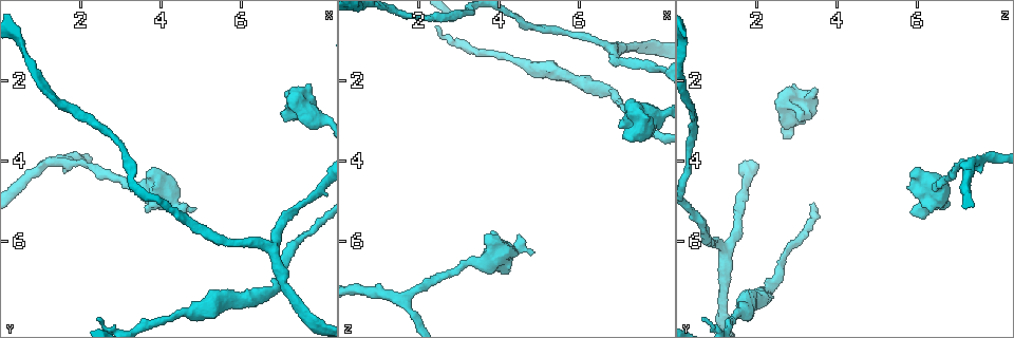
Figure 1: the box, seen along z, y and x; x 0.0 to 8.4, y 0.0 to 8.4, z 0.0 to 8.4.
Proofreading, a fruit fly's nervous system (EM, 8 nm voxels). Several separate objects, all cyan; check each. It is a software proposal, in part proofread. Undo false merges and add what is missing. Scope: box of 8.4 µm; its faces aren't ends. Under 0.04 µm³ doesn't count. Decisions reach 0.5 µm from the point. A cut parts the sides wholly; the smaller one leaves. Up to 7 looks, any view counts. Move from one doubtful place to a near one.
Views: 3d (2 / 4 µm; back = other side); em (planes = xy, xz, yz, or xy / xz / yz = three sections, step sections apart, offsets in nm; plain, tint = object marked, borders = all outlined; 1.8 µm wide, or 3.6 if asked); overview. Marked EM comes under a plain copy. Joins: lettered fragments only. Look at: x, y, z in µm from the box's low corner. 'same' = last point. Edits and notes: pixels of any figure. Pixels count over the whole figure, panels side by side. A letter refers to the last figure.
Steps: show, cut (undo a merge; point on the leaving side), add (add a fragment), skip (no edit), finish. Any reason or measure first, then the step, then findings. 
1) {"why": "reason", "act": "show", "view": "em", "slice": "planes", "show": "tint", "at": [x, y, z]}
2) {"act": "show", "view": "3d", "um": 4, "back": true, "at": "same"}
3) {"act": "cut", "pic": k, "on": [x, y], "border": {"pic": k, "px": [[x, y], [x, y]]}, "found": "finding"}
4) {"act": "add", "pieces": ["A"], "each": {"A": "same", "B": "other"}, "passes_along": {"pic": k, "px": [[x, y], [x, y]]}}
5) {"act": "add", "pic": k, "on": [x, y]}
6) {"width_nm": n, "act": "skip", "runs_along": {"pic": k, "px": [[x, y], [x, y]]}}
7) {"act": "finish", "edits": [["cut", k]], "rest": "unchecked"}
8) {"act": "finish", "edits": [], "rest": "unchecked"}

{"why": "an open end", "act": "show", "view": "em", "slice": "yz", "step": 8, "show": "borders", "at": [2.45, 7.90, 0.70]}

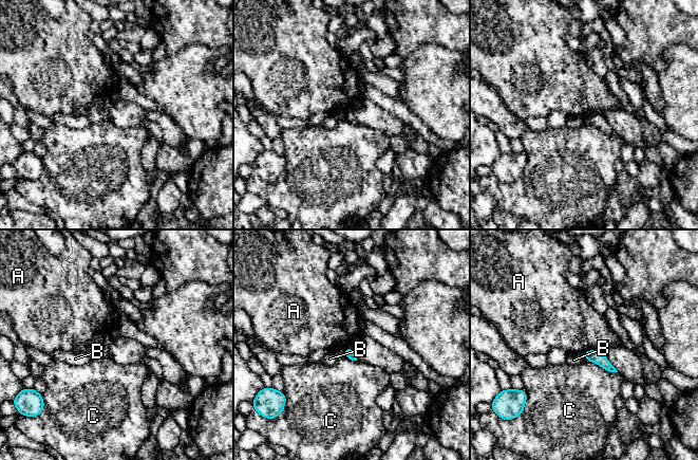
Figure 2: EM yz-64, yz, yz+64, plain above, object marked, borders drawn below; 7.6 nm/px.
{"act": "skip", "each": {"A": "other", "B": "other", "C": "other"}, "border": {"pic": 2, "px": [[588, 349], [584, 352]]}, "found": "none of them fits"}

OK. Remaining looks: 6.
{"why": "free end", "act": "show", "view": "3d", "um": 2, "at": [4.85, 5.25, 6.20]}

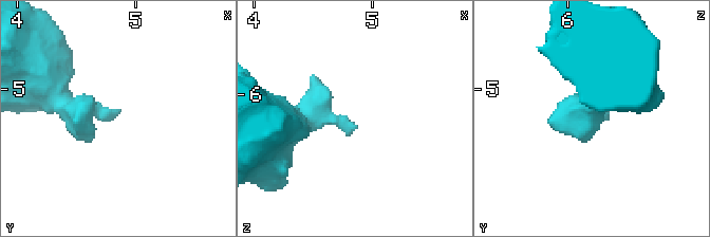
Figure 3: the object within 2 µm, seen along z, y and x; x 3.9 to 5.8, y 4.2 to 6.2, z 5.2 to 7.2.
{"act": "show", "view": "em", "slice": "xz", "step": 8, "show": "borders", "at": [4.86, 5.22, 6.26]}

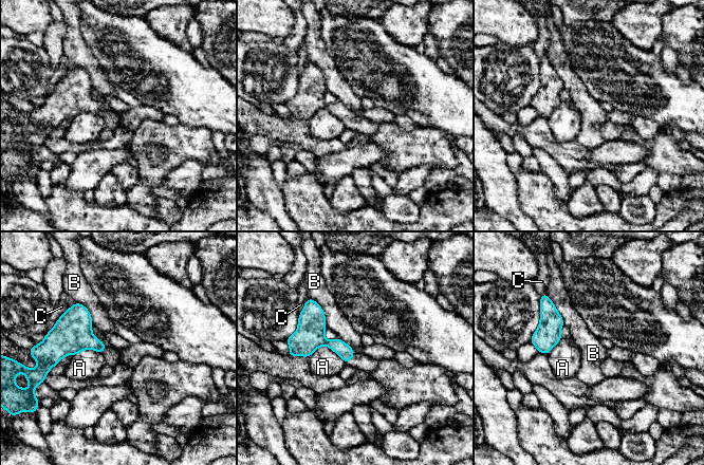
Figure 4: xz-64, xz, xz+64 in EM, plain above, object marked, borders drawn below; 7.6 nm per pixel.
{"why": "cut it another way", "act": "show", "view": "em", "slice": "planes", "show": "borders", "at": "same"}

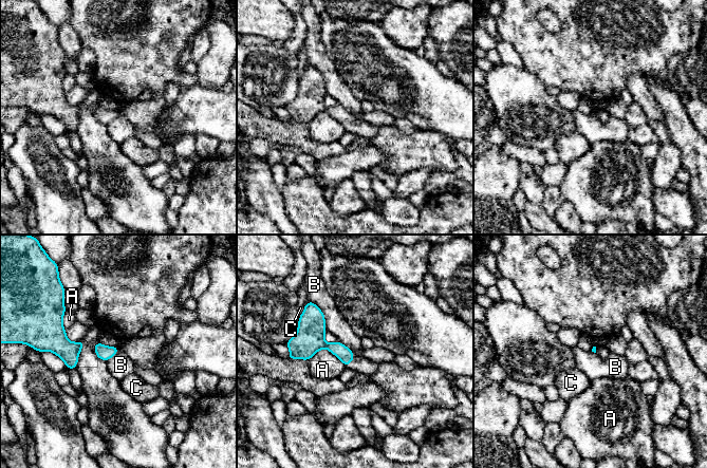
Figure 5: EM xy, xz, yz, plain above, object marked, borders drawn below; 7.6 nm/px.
{"act": "skip", "each": {"A": "other", "B": "other", "C": "other"}, "border": {"pic": 5, "px": [[309, 300], [321, 311], [327, 330]]}, "found": "none of them fits"}

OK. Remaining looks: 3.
{"why": "free end", "act": "show", "view": "3d", "um": 2, "at": [7.05, 2.35, 3.40]}

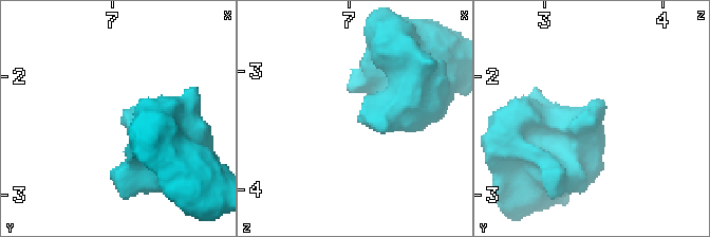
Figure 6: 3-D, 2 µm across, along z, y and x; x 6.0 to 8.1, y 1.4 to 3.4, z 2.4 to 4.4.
{"why": "need the tissue", "act": "show", "view": "em", "slice": "planes", "show": "tint", "at": [7.06, 2.32, 3.38]}

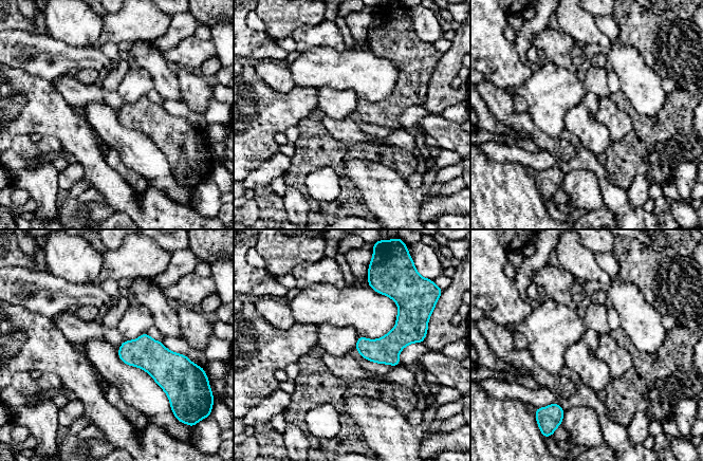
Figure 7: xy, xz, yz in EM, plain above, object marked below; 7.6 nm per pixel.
{"act": "show", "view": "em", "slice": "planes", "show": "borders", "at": "same"}

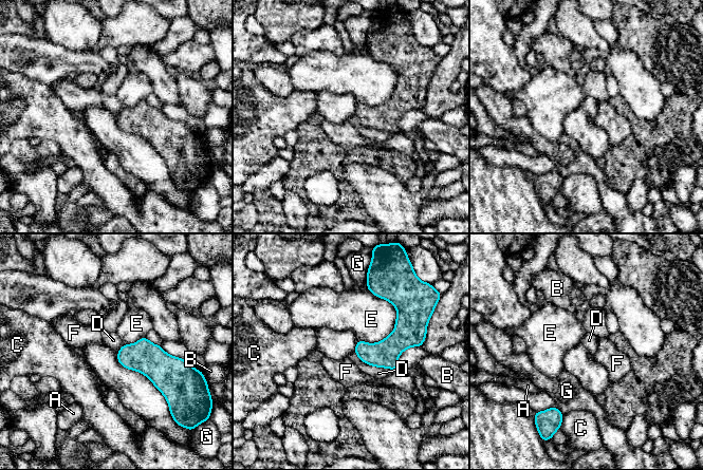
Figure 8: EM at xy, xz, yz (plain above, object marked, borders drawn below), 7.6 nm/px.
{"act": "skip", "each": {"A": "other", "B": "other", "C": "other", "D": "other", "E": "other", "F": "other", "G": "other"}, "border": {"pic": 8, "px": [[353, 352], [366, 363], [393, 370]]}, "found": "none of them fits"}

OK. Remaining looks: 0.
{"act": "finish", "edits": [], "rest": "unchecked"}

